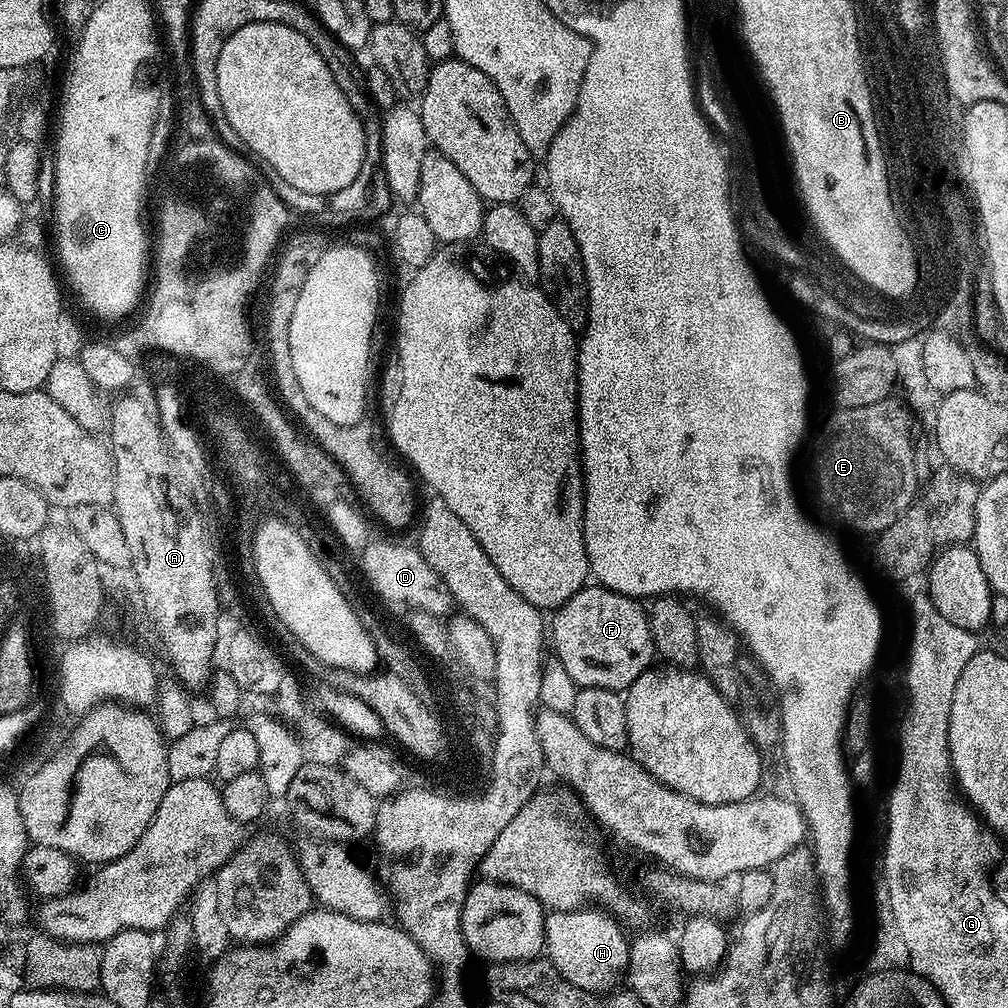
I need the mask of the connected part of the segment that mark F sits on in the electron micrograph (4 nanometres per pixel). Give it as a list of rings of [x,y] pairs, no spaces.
[[[585,586],[578,589],[567,602],[555,609],[550,620],[550,648],[562,662],[576,686],[581,688],[610,688],[627,690],[649,668],[654,660],[650,626],[645,605],[639,599],[623,596],[603,586]]]

